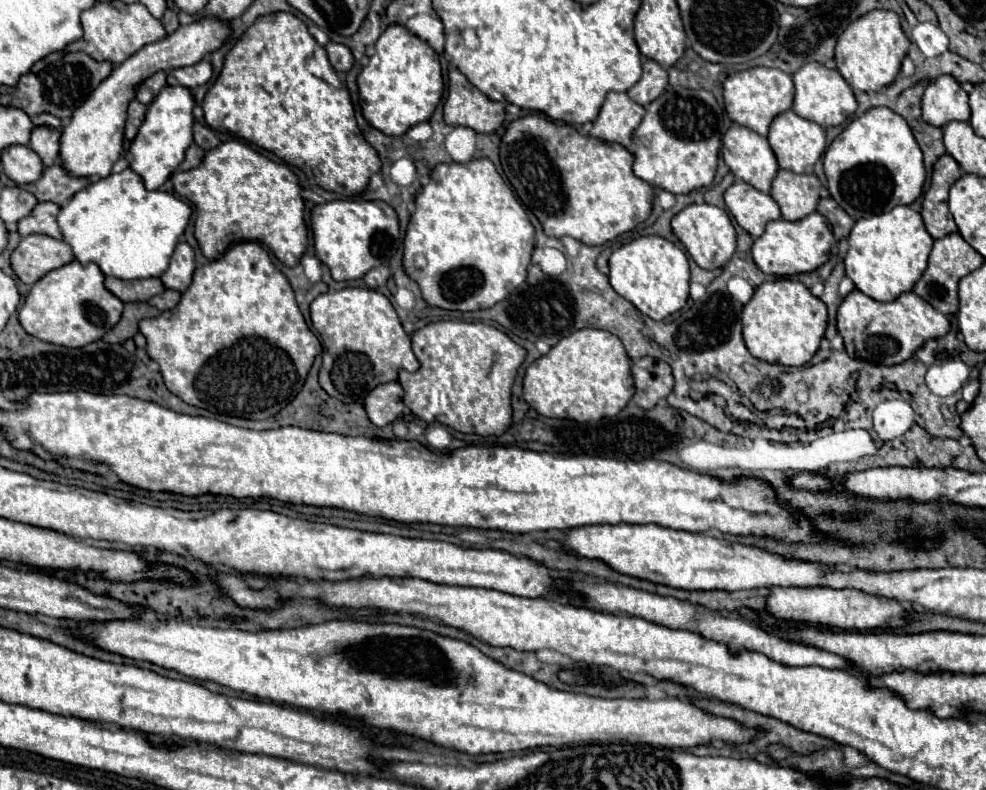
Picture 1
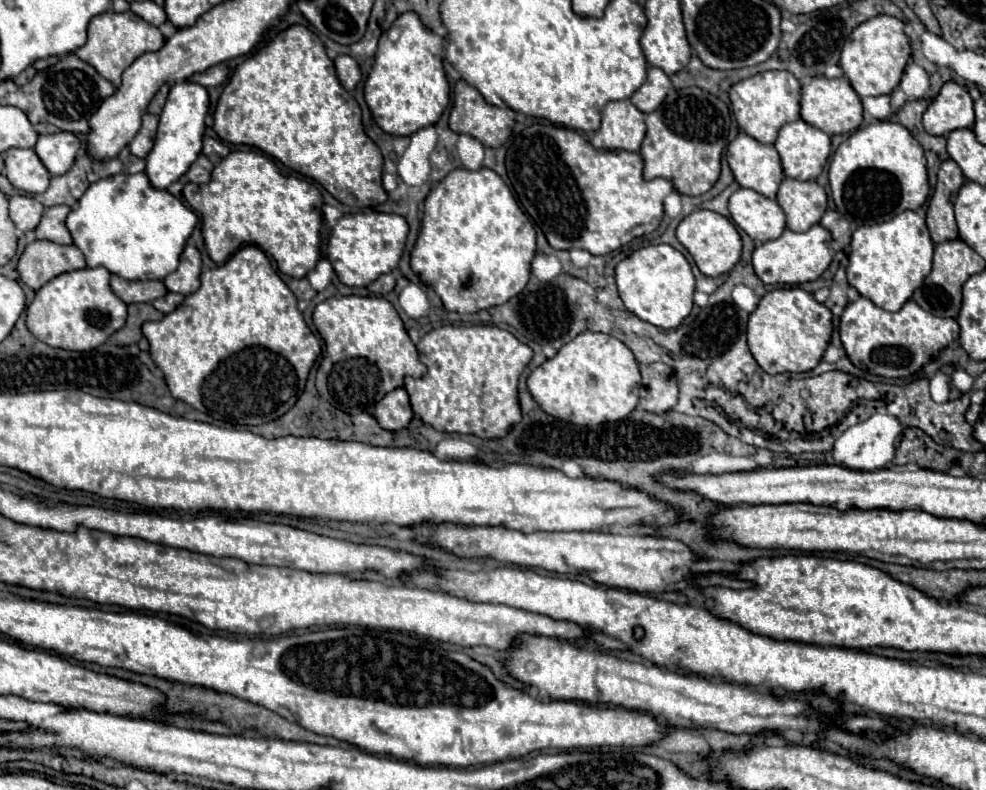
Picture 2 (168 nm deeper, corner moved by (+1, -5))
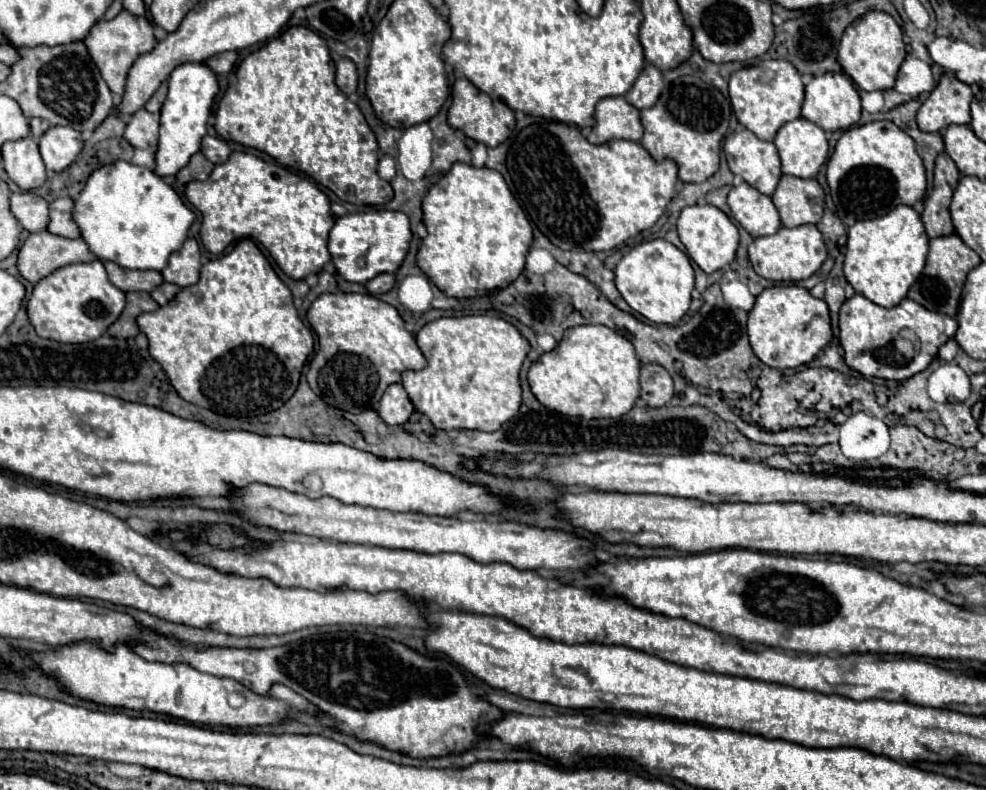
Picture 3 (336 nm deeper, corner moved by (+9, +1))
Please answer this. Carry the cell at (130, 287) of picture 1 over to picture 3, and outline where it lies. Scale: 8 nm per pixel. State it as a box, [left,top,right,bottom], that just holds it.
[104,262,164,292]

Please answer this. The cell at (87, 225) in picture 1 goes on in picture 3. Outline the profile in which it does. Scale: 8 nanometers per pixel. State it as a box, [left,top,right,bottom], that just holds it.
[74,160,196,270]

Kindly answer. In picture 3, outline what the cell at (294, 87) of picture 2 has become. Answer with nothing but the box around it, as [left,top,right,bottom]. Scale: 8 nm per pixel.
[216,26,392,206]

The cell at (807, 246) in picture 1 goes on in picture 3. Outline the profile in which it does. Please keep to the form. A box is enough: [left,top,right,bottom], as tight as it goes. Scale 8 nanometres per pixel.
[750,224,828,282]

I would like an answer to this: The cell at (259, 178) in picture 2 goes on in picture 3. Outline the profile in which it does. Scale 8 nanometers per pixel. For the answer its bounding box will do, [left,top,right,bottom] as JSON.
[186,136,336,280]

